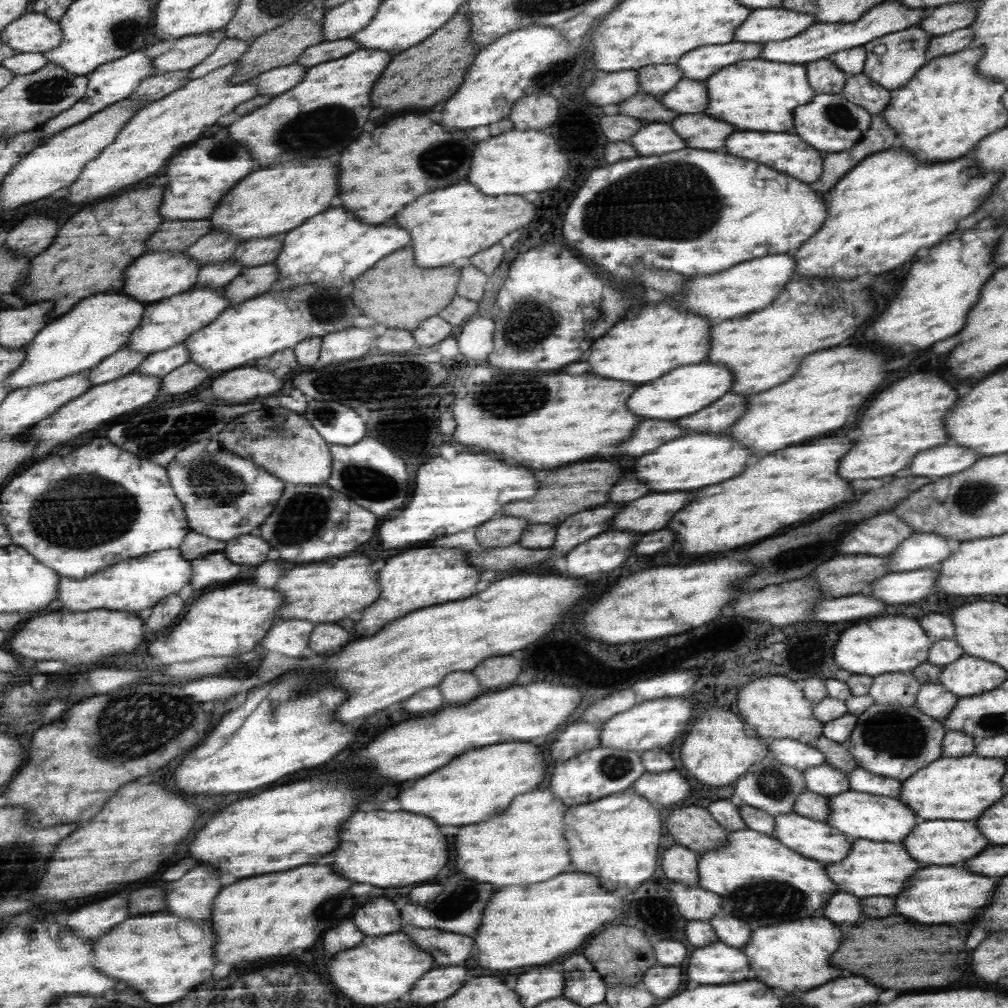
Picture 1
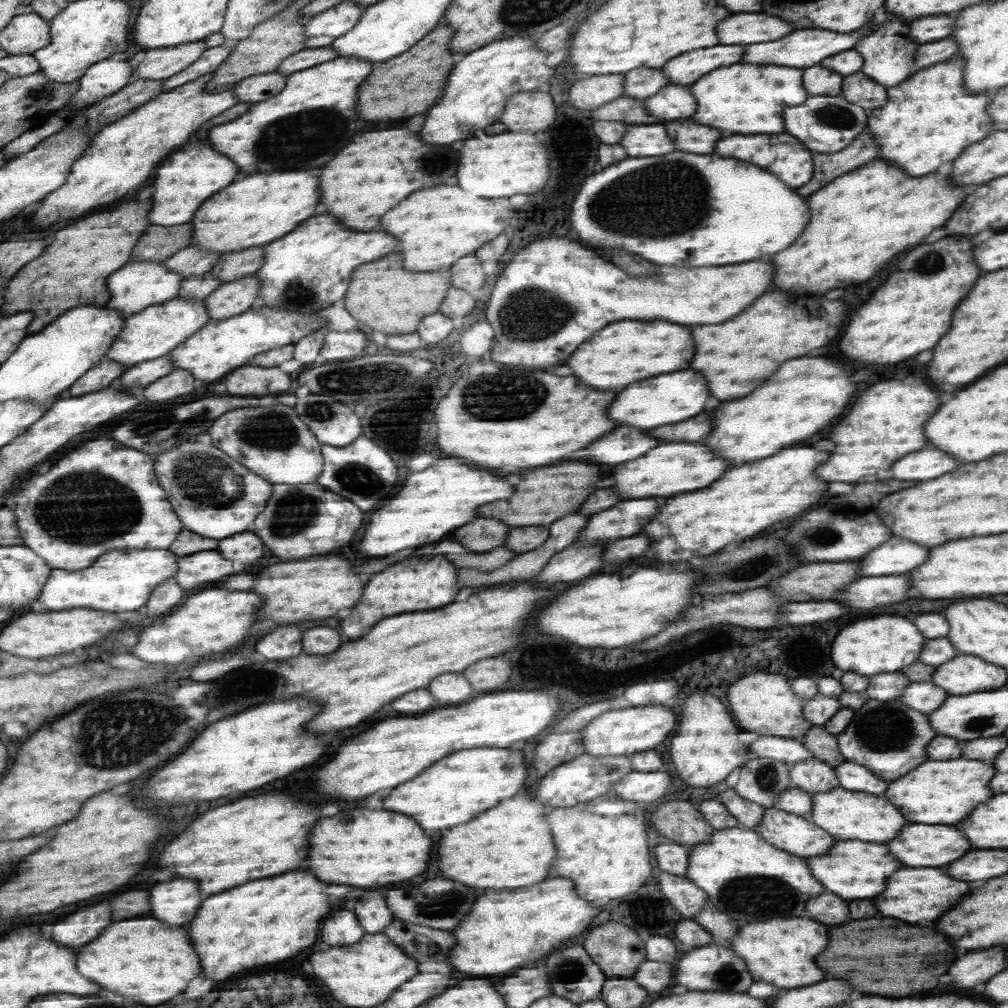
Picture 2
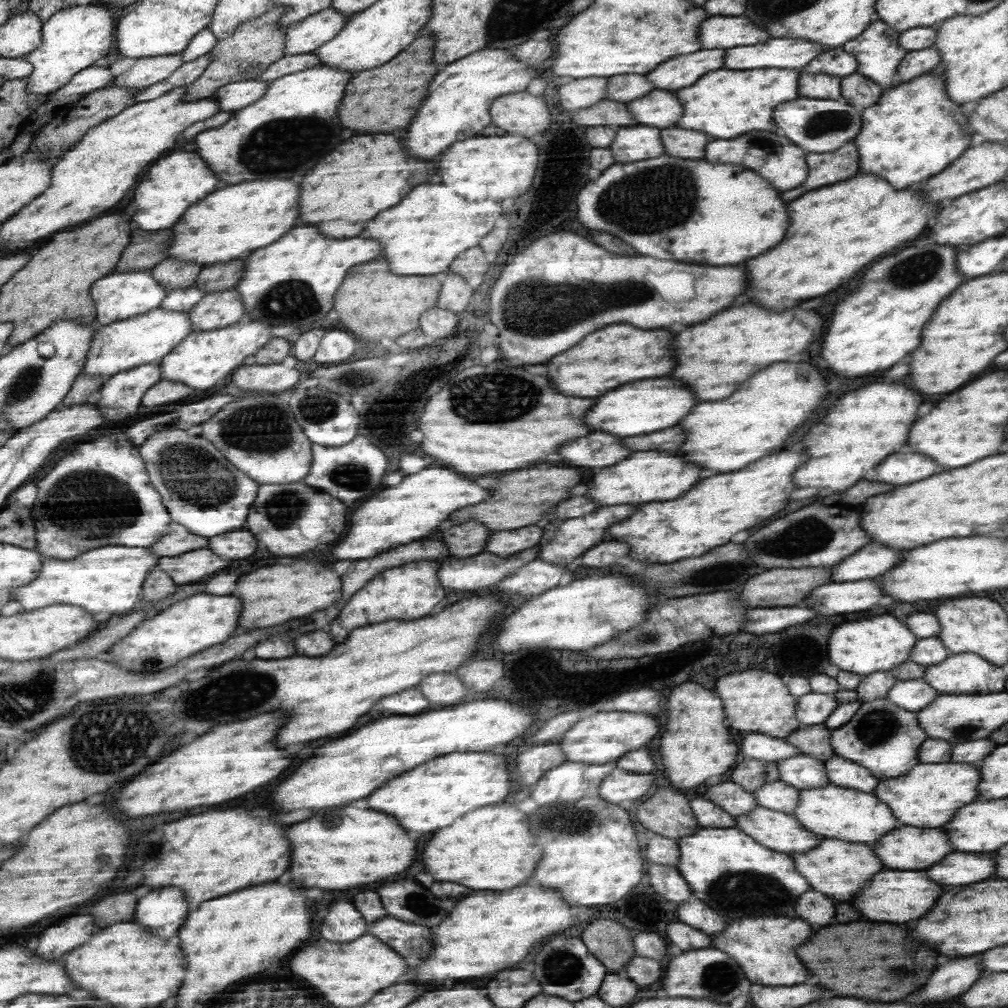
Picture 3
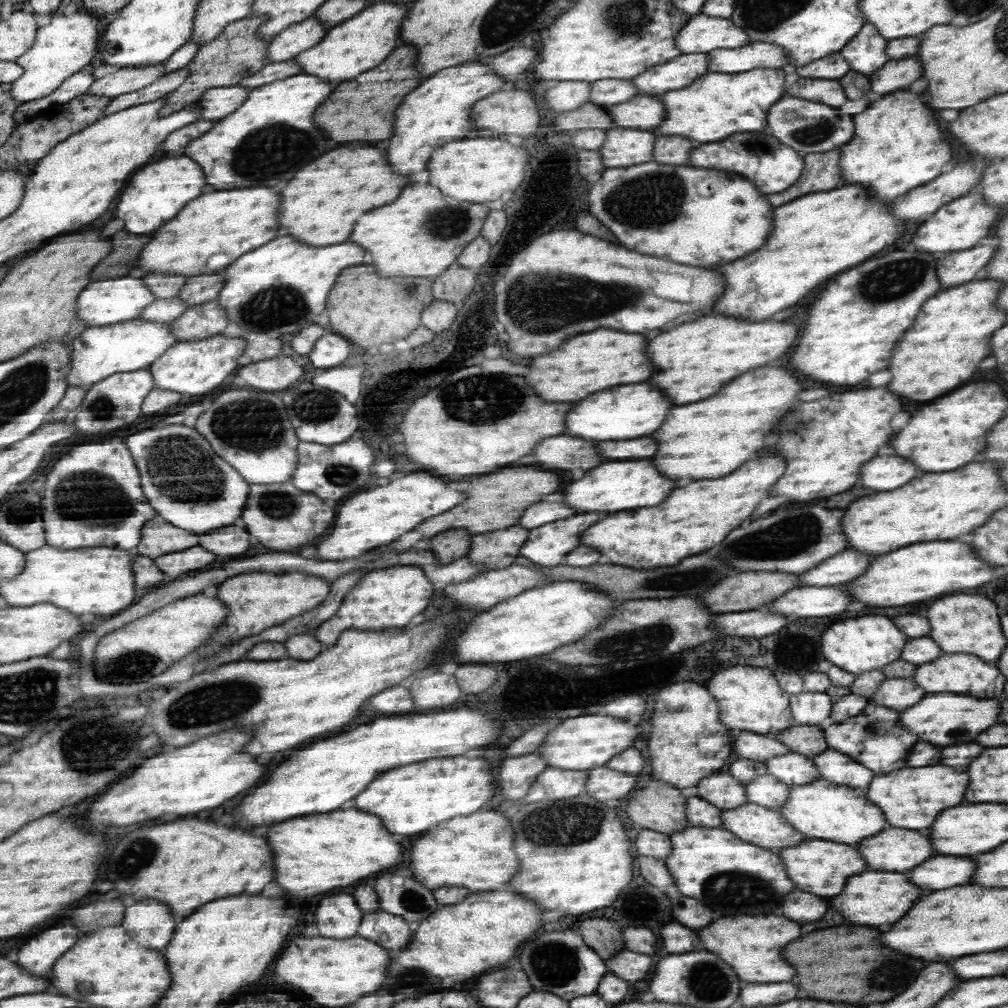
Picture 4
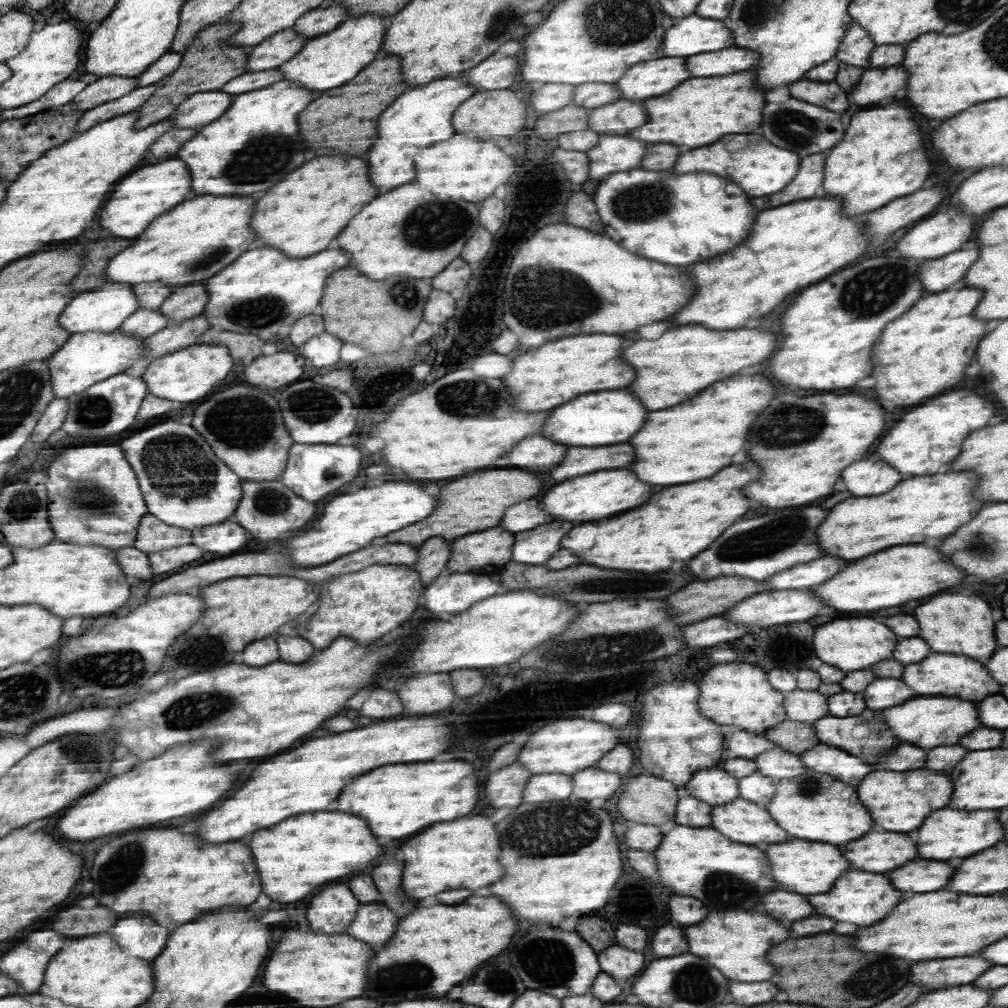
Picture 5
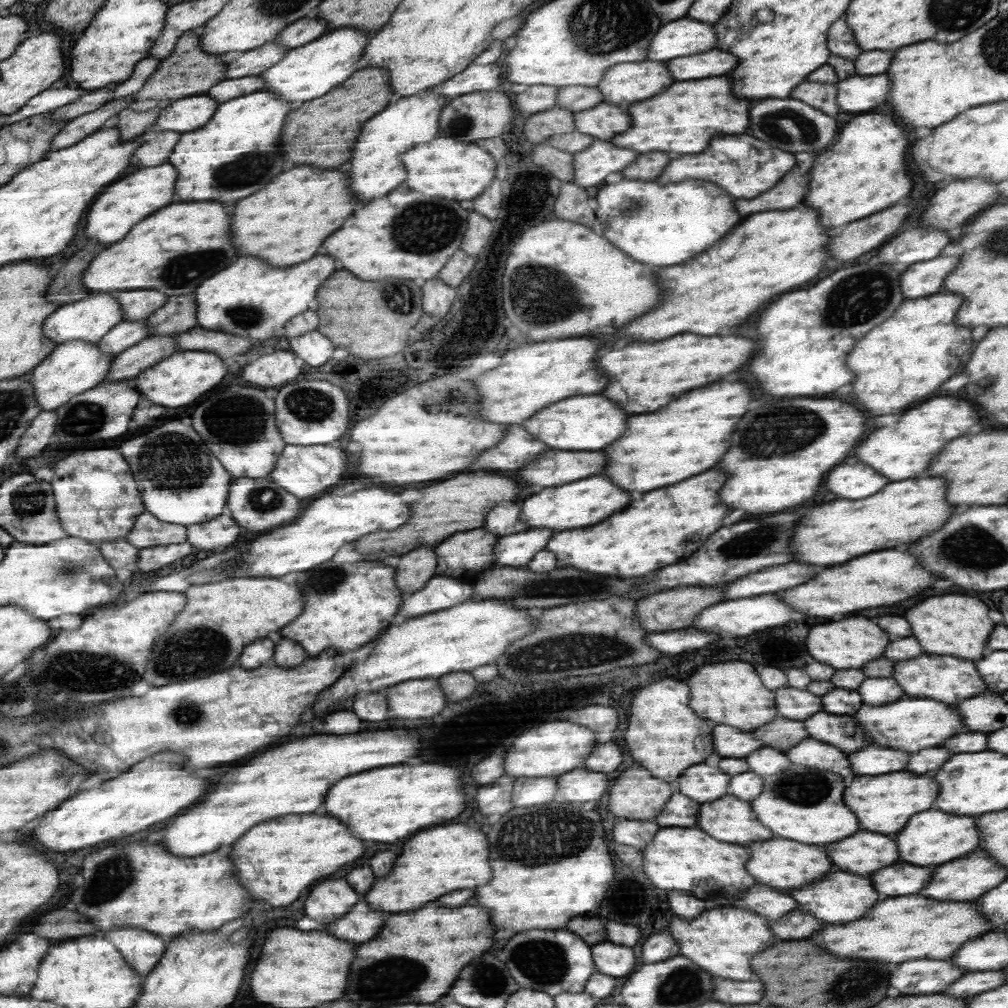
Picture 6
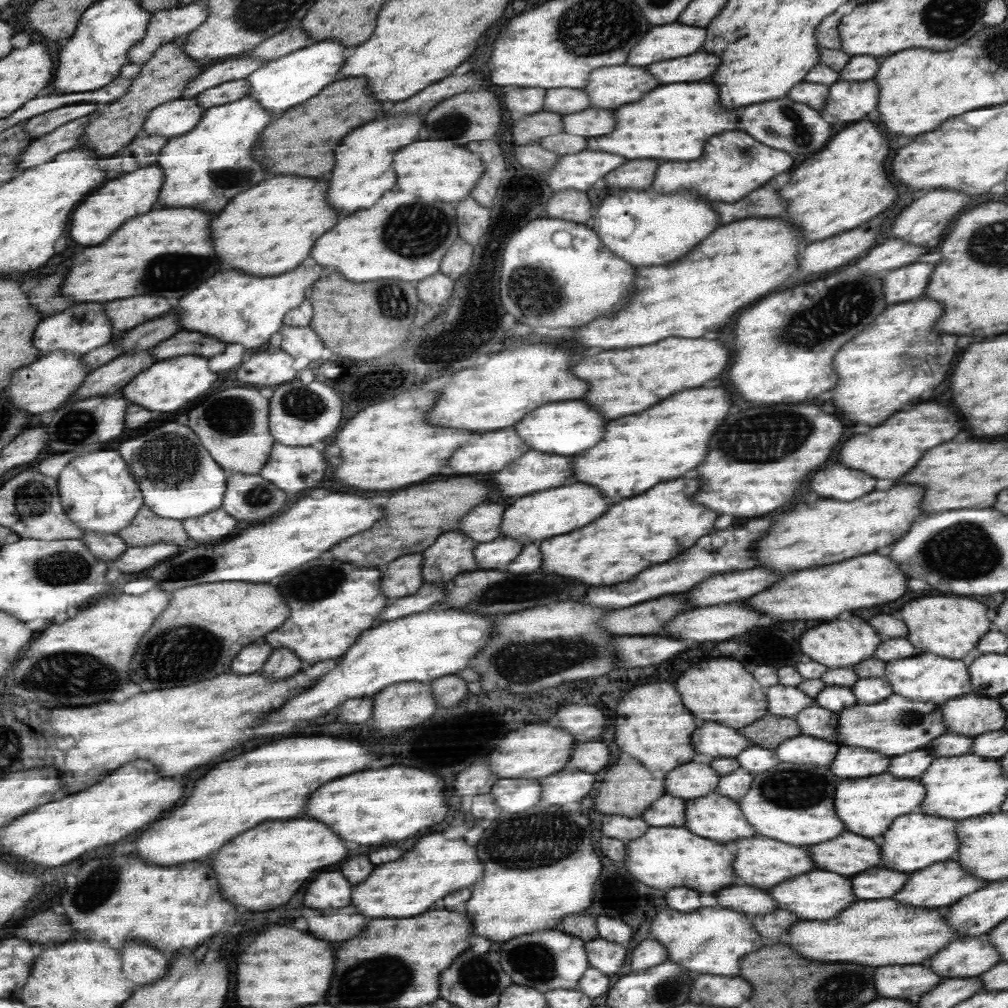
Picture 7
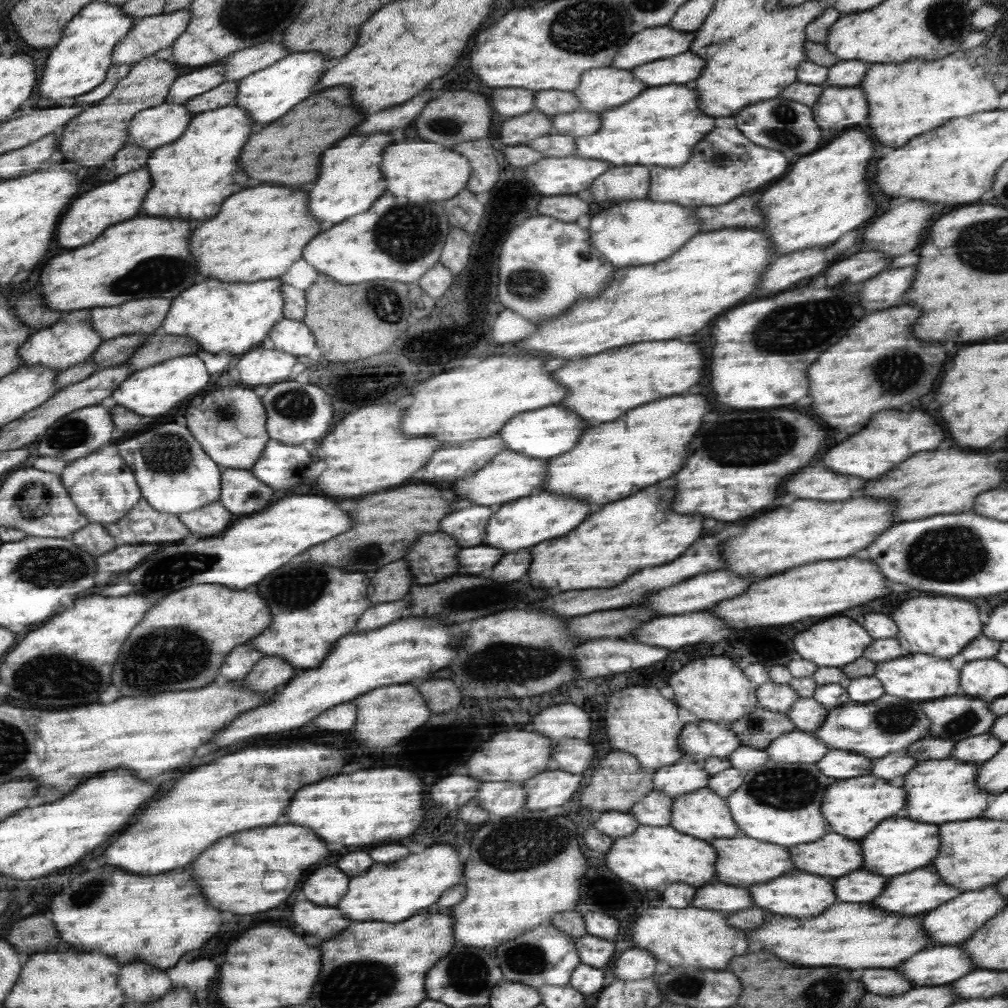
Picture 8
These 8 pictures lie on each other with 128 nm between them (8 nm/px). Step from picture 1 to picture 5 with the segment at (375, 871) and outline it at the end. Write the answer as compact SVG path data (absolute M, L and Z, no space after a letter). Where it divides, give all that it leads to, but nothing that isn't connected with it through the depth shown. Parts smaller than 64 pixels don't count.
M314 812L310 816L294 816L294 820L284 820L274 828L256 832L250 844L254 844L254 852L258 852L258 864L262 864L262 880L266 880L266 894L276 902L302 900L310 892L330 882L338 882L358 874L360 870L368 868L372 860L382 856L382 846L370 832L366 820L348 812Z

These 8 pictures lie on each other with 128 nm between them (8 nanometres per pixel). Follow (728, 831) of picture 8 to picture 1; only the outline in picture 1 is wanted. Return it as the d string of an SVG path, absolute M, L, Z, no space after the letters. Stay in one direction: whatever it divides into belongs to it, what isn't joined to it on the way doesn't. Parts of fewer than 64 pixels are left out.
M794 811L775 818L775 839L802 856L821 862L840 862L848 856L852 840L826 821L800 816Z

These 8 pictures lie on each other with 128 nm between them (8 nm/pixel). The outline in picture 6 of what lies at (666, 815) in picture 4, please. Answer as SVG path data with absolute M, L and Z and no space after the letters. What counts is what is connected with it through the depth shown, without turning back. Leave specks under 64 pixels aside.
M628 768L621 773L614 773L615 781L608 792L608 810L618 819L654 821L674 796L676 789L669 781L654 777L649 769Z

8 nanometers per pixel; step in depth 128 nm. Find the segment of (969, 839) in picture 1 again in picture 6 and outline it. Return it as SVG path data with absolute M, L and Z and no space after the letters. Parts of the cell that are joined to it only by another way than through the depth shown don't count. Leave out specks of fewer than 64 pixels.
M868 830L856 832L850 840L828 844L826 852L834 856L834 864L838 864L840 870L858 874L872 874L900 858L894 838Z

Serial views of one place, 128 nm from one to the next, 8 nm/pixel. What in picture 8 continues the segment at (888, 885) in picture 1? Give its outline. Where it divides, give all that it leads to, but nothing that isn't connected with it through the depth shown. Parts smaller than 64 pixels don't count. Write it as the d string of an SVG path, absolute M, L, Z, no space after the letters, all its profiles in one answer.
M744 834L732 837L730 840L714 839L714 848L722 852L722 882L730 886L742 886L750 888L754 884L764 884L770 882L790 870L795 870L788 848L782 845L767 843L766 841L756 840Z

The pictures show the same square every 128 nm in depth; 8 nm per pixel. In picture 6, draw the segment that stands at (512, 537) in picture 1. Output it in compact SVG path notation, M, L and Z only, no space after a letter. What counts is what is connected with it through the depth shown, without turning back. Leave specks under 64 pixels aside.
M415 547L410 553L400 557L394 566L398 586L406 592L416 592L436 575L437 554L434 547Z

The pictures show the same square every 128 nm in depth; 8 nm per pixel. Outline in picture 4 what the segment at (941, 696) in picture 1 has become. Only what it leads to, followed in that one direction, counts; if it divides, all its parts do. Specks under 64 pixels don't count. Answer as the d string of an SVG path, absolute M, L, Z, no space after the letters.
M890 678L890 680L886 680L886 688L882 688L882 692L878 692L878 696L872 696L872 702L886 704L888 708L898 708L898 712L902 712L902 710L918 704L924 696L926 696L926 692L922 688L918 688L916 682L904 680L904 678Z

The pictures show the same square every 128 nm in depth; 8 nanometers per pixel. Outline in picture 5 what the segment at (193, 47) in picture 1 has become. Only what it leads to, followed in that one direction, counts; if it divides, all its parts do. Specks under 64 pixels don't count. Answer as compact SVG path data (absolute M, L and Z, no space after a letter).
M105 76L84 85L84 90L73 99L73 106L87 111L111 100L118 100L130 94L139 86L139 78L125 76Z

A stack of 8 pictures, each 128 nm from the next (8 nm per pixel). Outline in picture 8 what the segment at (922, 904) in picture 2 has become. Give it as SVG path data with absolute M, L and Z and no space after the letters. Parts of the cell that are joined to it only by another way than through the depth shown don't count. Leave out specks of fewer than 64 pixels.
M790 872L790 876L780 876L774 880L774 884L756 884L750 888L750 896L754 896L756 906L770 910L774 914L782 916L794 916L794 918L810 918L810 916L820 916L826 908L838 902L834 894L832 880L818 876L818 874L808 874L808 872Z

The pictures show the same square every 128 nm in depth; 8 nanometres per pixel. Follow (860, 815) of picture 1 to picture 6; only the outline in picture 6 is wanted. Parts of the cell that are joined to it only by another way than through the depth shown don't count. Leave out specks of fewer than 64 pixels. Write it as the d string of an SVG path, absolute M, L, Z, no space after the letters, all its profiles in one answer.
M793 764L763 779L764 790L751 805L762 824L773 830L773 838L797 840L802 844L830 844L860 830L856 814L844 804L846 788L838 774Z

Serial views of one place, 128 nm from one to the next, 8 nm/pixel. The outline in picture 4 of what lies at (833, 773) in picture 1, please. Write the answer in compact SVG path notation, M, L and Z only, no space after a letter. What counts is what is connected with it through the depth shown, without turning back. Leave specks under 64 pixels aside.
M789 751L782 756L773 756L765 760L767 773L787 785L802 786L820 778L815 762L803 754Z

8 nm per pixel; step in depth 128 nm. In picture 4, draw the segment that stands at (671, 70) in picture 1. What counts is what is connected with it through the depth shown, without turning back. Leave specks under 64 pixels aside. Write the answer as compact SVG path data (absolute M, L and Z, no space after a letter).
M598 80L592 84L590 102L598 106L610 106L628 102L638 94L638 88L630 80Z

